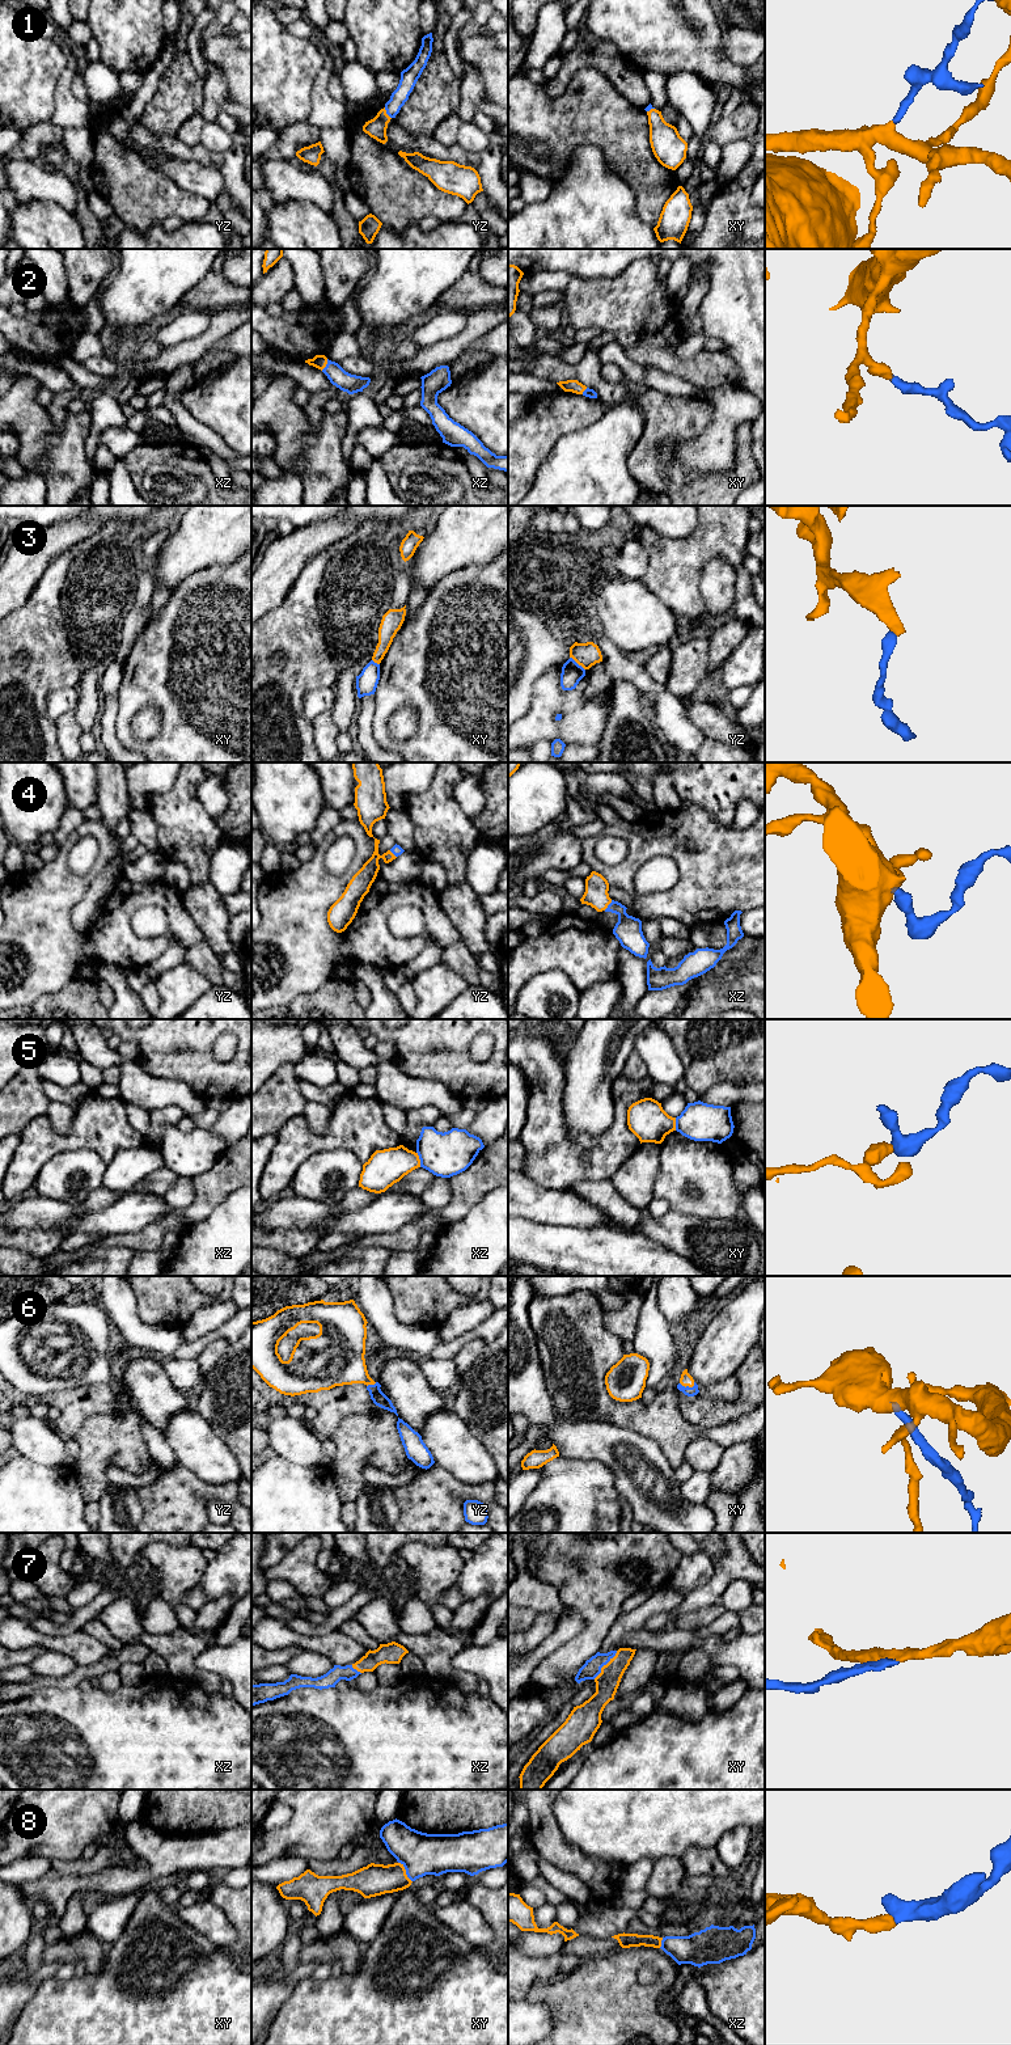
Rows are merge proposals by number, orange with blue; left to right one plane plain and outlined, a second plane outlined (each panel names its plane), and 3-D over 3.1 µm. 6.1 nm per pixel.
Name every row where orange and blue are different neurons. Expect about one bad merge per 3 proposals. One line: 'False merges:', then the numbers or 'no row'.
False merges: 5

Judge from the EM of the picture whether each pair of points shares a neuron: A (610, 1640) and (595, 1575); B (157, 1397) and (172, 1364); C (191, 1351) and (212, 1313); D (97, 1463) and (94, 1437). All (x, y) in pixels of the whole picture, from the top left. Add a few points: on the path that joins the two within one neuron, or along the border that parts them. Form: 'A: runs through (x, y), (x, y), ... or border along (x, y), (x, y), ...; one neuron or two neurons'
A: border along (621, 1613), (597, 1651); two neurons
B: border along (161, 1360), (169, 1381), (183, 1394); two neurons
C: border along (225, 1321), (216, 1329), (185, 1343); two neurons
D: runs through (97, 1457), (97, 1444); one neuron

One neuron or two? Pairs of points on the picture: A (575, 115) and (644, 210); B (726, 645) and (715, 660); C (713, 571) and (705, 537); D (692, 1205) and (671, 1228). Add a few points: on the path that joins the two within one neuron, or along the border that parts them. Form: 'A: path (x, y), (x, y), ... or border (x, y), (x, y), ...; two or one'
A: path (600, 132), (644, 177), (644, 185); one
B: path (722, 649), (716, 656); one
C: border (734, 567), (711, 558), (702, 569), (698, 588); two
D: border (671, 1208), (681, 1213), (713, 1219); two

